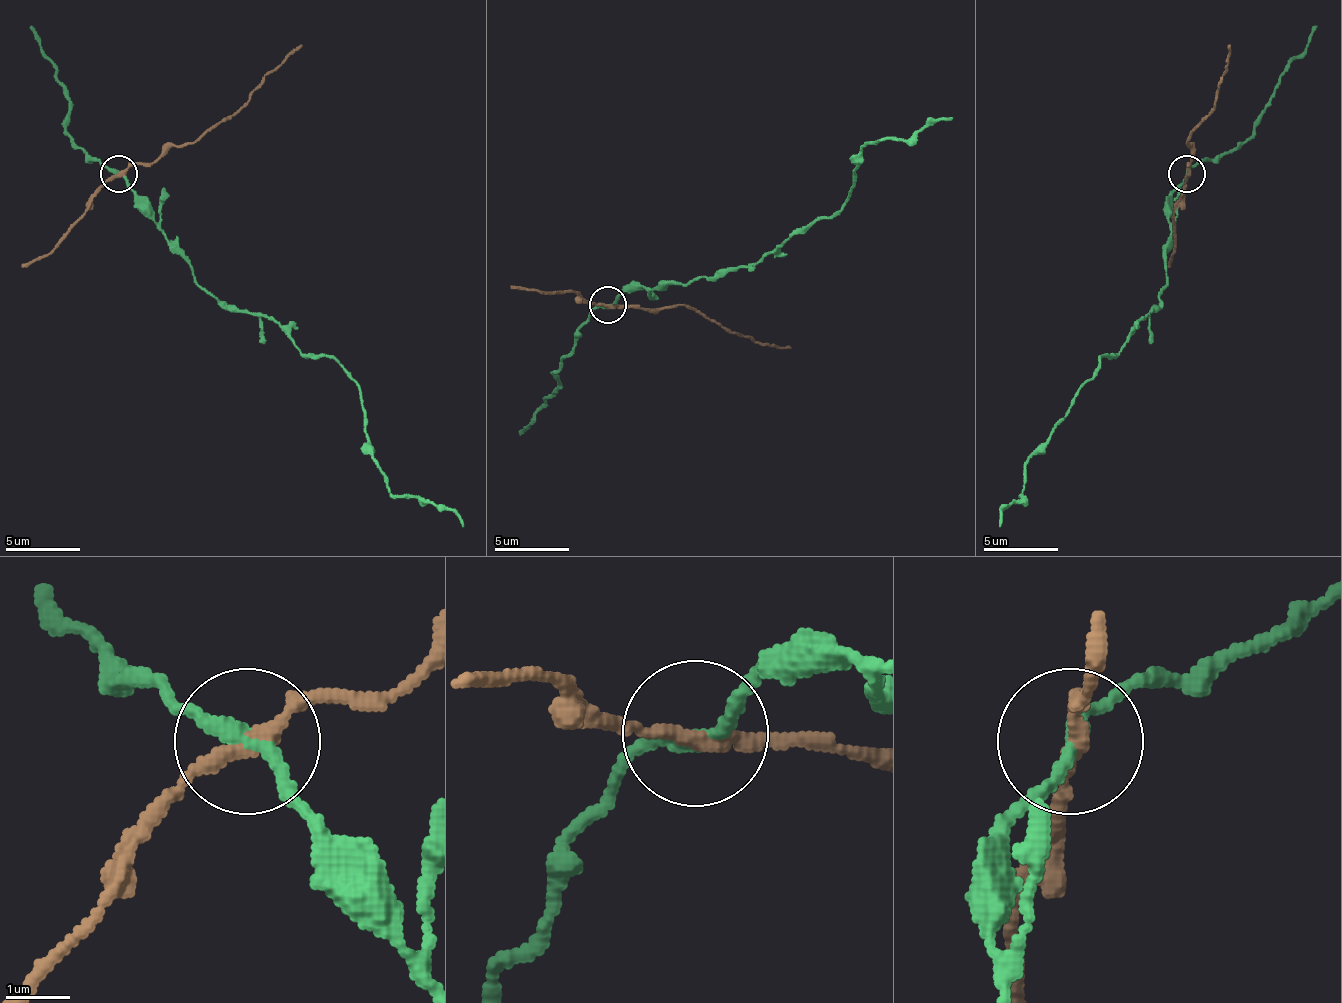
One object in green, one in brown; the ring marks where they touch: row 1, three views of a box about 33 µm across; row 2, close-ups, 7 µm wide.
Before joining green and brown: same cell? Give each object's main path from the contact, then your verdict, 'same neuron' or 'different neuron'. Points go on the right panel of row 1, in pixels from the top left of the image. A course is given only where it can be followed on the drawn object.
green runs (1186, 173), (1171, 195), (1167, 281), (1025, 468), (1021, 498), (1006, 505), (999, 528); brown runs (1186, 173), (1189, 147), (1186, 143), (1216, 105), (1227, 72), (1227, 46); different neuron

